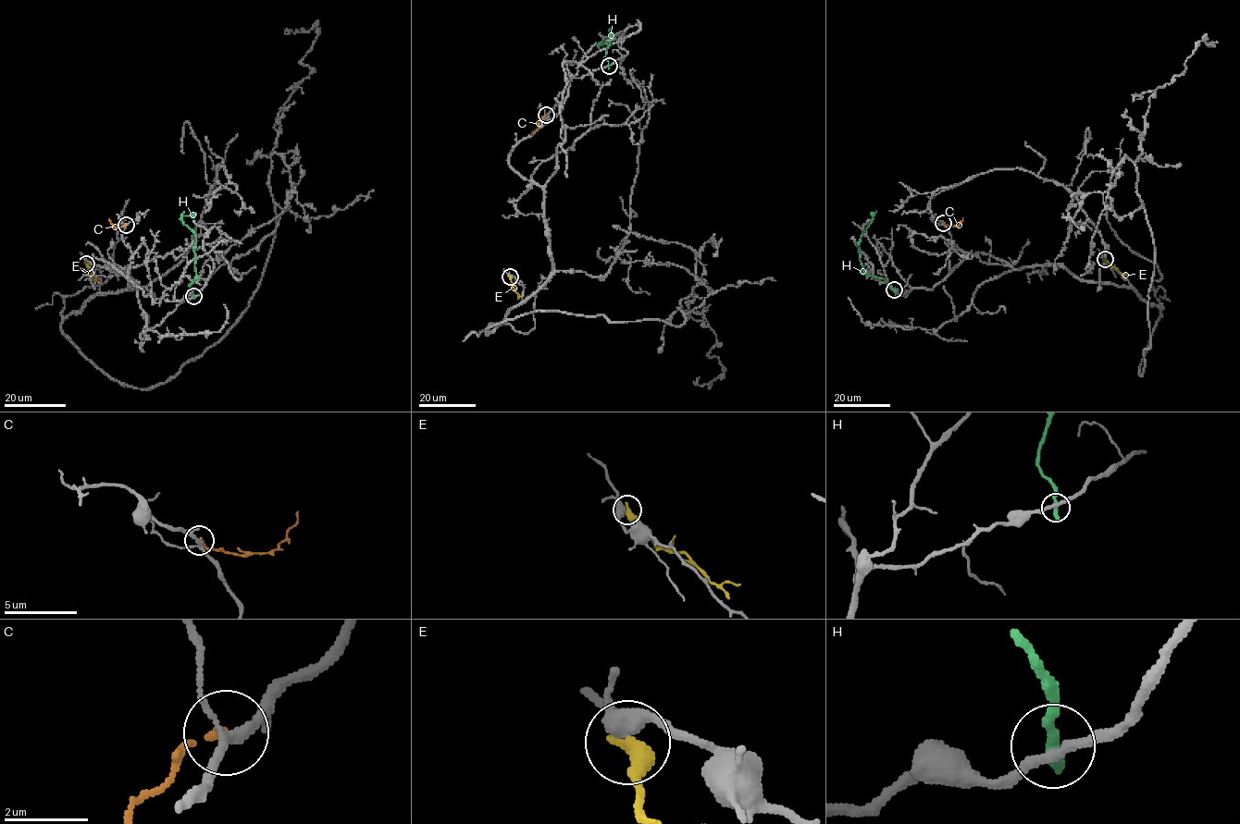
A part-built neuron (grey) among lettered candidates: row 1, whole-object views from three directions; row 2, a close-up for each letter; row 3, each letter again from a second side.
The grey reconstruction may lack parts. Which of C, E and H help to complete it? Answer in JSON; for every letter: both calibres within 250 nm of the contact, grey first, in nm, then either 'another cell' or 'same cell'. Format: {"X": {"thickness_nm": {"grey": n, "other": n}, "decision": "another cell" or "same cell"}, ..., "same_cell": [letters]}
{"C": {"thickness_nm": {"grey": 200, "other": 170}, "decision": "another cell"}, "E": {"thickness_nm": {"grey": 420, "other": 440}, "decision": "another cell"}, "H": {"thickness_nm": {"grey": 240, "other": 360}, "decision": "another cell"}, "same_cell": []}

